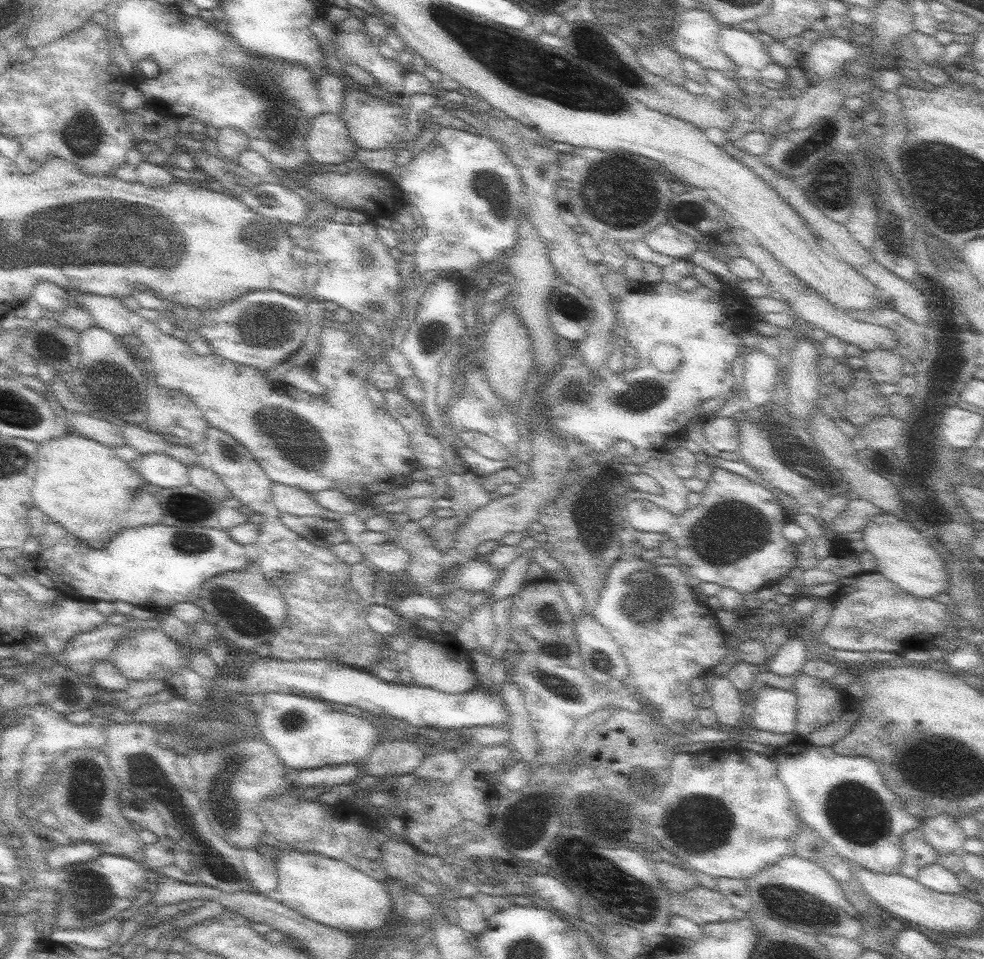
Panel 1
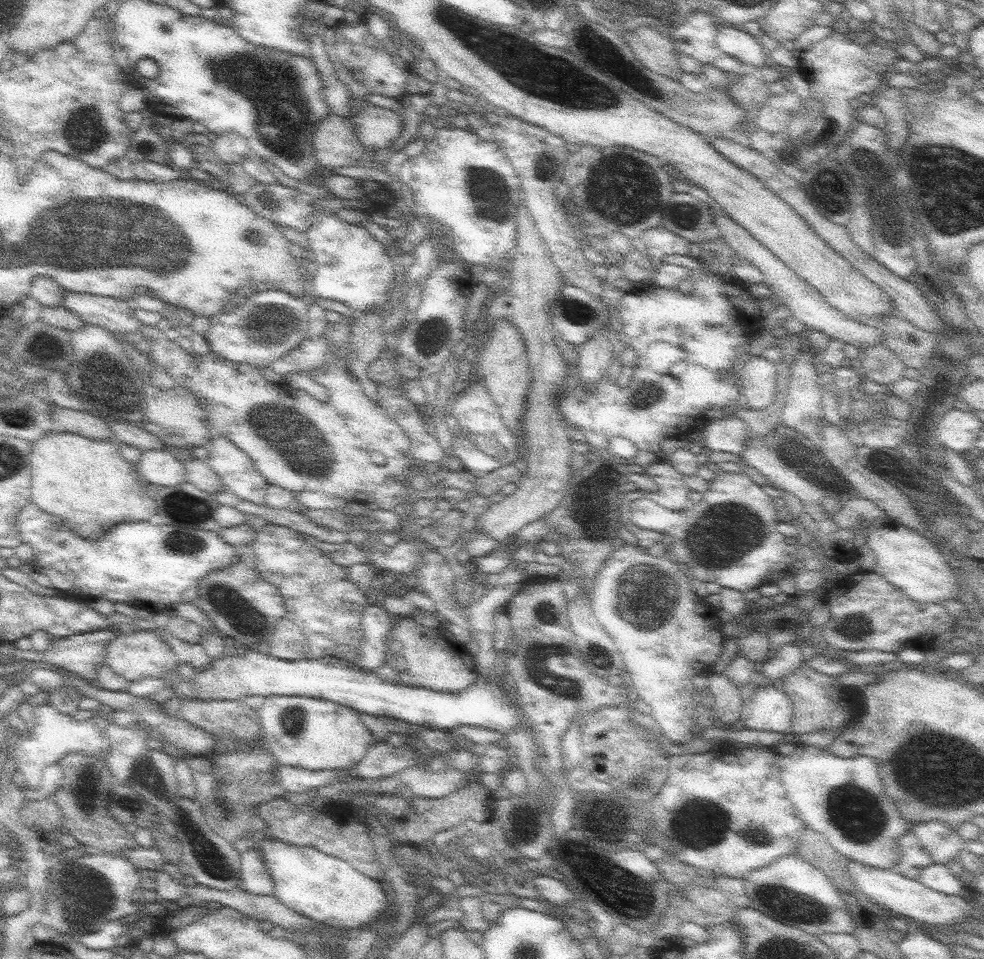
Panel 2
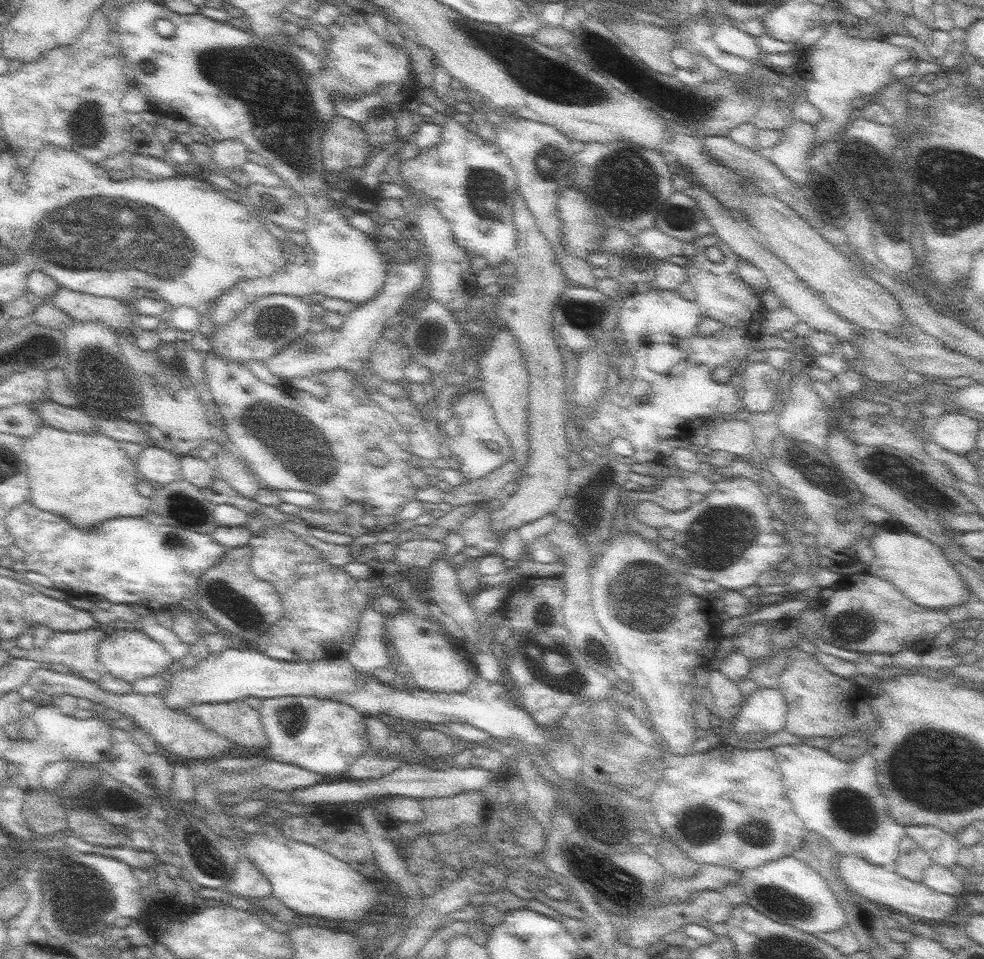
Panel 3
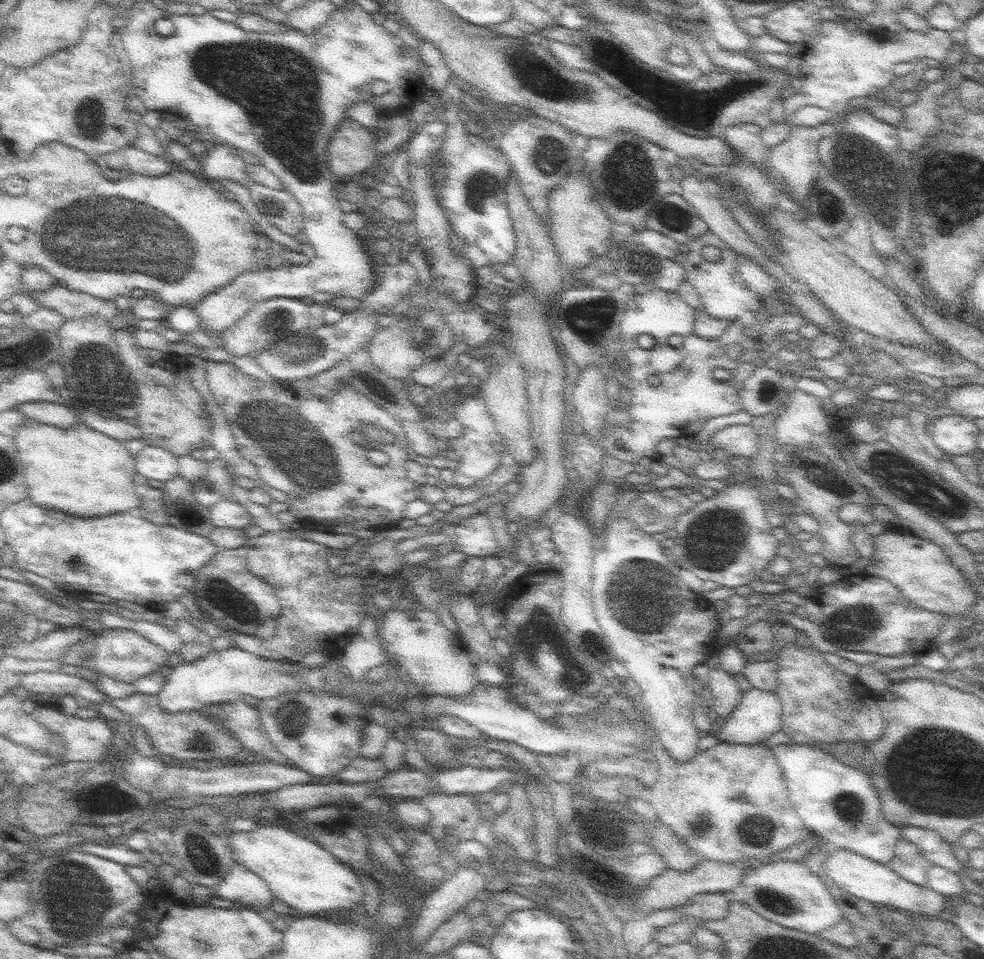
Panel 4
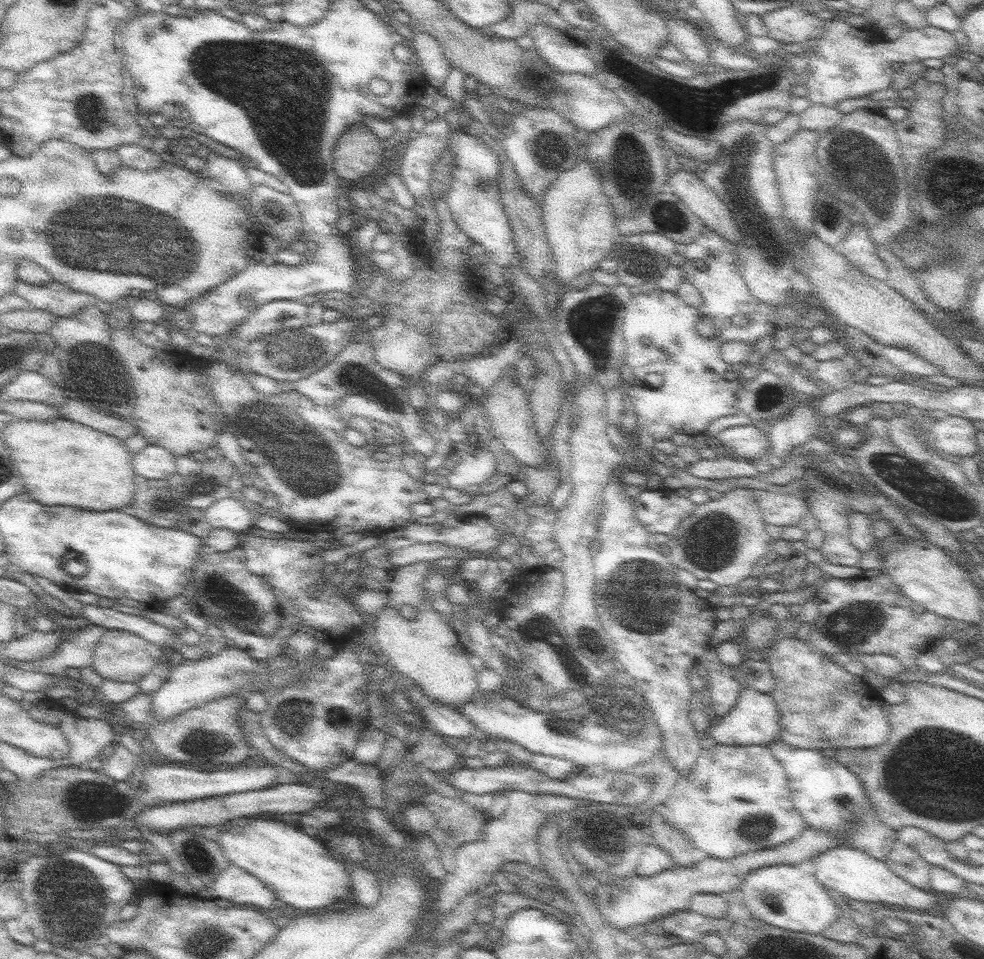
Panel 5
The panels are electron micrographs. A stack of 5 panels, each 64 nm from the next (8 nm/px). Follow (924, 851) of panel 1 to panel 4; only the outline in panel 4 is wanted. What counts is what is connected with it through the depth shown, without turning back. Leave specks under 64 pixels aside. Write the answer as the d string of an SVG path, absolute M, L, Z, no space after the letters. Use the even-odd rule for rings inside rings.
M901 838L901 840L897 840L895 858L889 866L901 876L901 880L907 880L917 886L925 886L927 872L933 864L921 854L917 844L911 844L907 838Z

